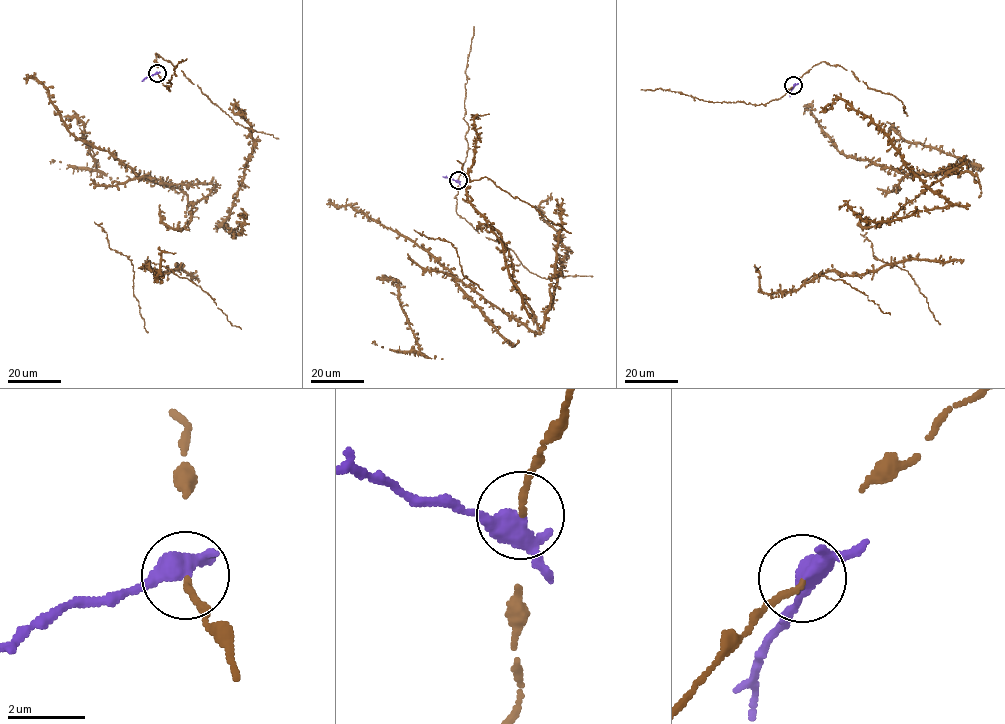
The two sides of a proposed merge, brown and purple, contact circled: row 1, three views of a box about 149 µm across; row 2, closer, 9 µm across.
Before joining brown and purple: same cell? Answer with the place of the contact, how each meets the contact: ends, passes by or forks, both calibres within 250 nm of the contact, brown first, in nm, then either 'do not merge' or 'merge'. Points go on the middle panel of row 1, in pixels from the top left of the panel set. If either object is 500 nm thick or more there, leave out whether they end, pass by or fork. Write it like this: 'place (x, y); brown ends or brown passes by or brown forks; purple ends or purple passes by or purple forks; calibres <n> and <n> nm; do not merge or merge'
place (458, 180); brown ends; purple forks; calibres 140 and 360 nm; do not merge

